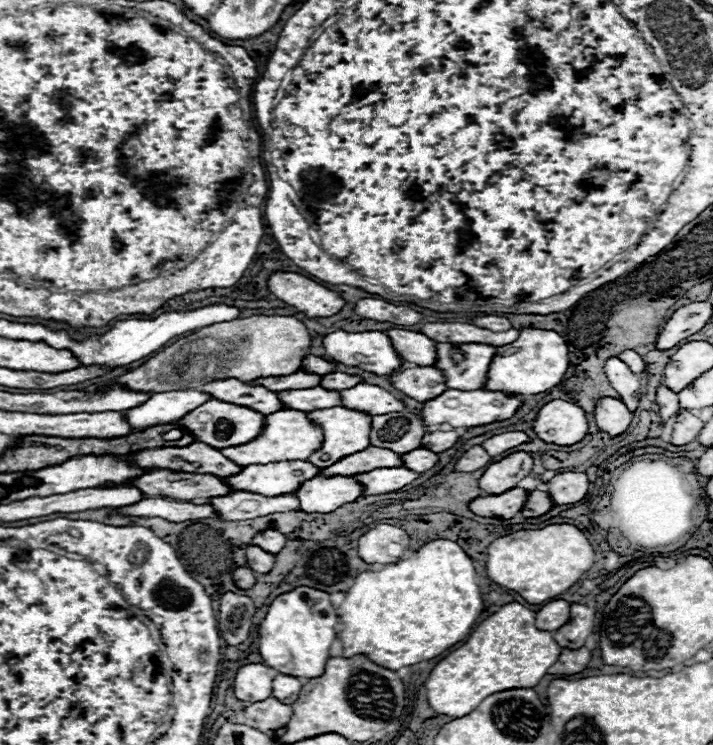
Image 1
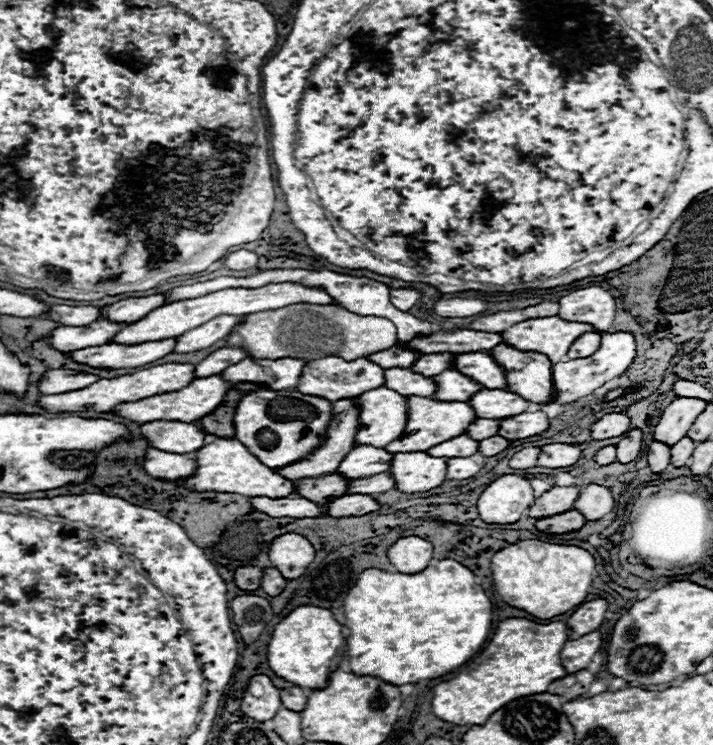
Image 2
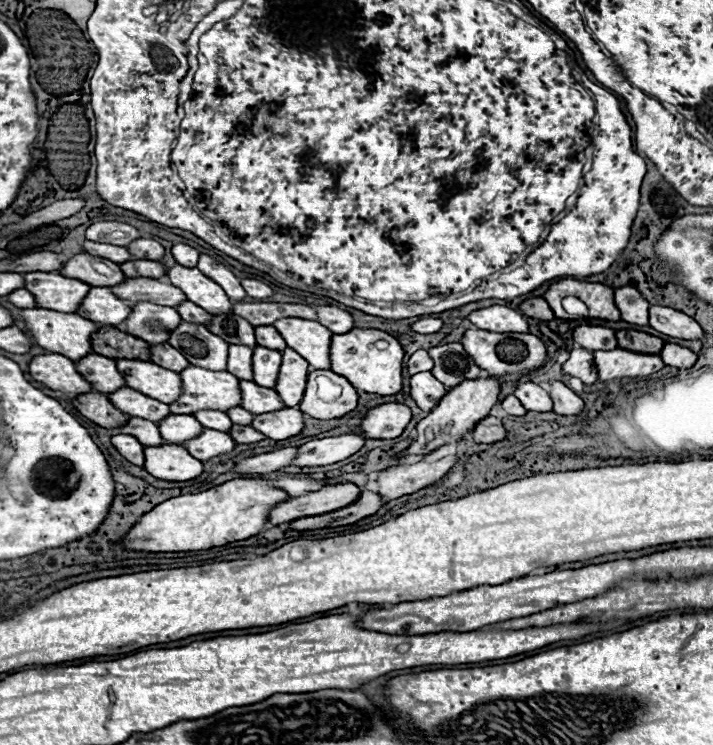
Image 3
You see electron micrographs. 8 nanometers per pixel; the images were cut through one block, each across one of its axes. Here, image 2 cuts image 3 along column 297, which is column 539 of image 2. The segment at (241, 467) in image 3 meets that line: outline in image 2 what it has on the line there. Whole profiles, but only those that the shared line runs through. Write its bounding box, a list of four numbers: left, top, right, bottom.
[510,448,540,470]

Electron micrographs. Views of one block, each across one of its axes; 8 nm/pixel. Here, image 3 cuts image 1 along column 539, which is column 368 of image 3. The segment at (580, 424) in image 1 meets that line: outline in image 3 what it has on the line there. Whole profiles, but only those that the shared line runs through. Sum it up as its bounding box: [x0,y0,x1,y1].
[360,404,412,440]

